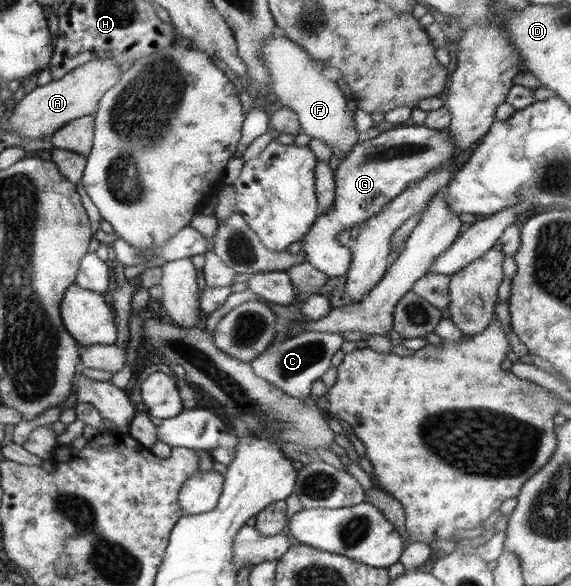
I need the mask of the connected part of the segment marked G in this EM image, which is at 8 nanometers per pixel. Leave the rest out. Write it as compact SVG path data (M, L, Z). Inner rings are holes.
M415 124L411 127L397 126L380 133L373 139L361 138L351 147L351 151L340 159L339 165L332 171L334 189L331 209L327 209L327 213L323 213L323 215L317 215L315 221L311 223L309 231L299 239L302 243L299 252L303 254L305 263L309 263L314 269L321 271L328 279L345 276L350 263L347 253L337 245L335 240L339 231L348 227L351 229L354 223L364 225L367 218L377 214L387 202L390 202L397 194L401 193L406 183L419 181L421 177L425 177L425 173L431 173L431 171L439 169L445 161L449 161L455 155L455 146L453 146L451 140L447 128L428 129Z

